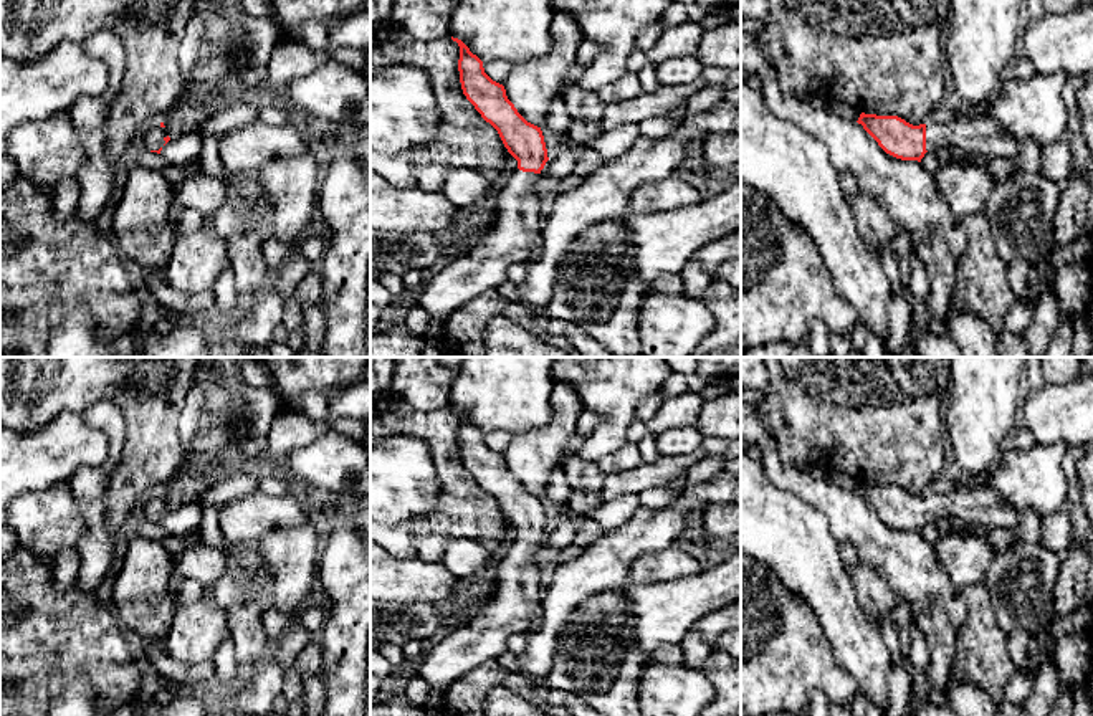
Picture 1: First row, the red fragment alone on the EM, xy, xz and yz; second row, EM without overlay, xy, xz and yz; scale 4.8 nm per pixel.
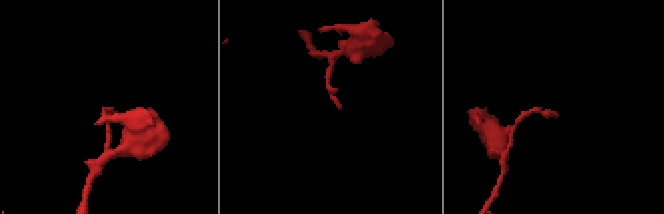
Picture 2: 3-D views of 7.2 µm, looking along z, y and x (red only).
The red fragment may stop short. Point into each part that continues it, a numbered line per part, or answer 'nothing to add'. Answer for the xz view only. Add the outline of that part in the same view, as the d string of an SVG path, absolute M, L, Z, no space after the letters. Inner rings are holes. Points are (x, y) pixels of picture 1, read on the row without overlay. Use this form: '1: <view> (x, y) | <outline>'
1: xz (515, 606) | M514 539L491 570L496 587L478 617L456 622L427 645L415 676L433 690L446 686L506 652L513 633L529 633L542 615L546 570L534 561L539 544Z

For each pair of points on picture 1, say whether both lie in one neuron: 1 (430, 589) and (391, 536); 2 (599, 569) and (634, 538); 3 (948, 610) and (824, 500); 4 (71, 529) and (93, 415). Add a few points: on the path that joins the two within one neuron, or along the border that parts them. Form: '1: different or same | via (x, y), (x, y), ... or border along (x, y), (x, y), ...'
1: different | border along (387, 549), (396, 556), (440, 561)
2: same | via (607, 561), (625, 543)
3: same | via (916, 579), (855, 521)
4: different | border along (68, 483), (86, 528), (80, 541)

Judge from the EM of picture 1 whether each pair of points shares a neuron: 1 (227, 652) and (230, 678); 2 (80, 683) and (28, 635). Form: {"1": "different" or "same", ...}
{"1": "same", "2": "different"}

